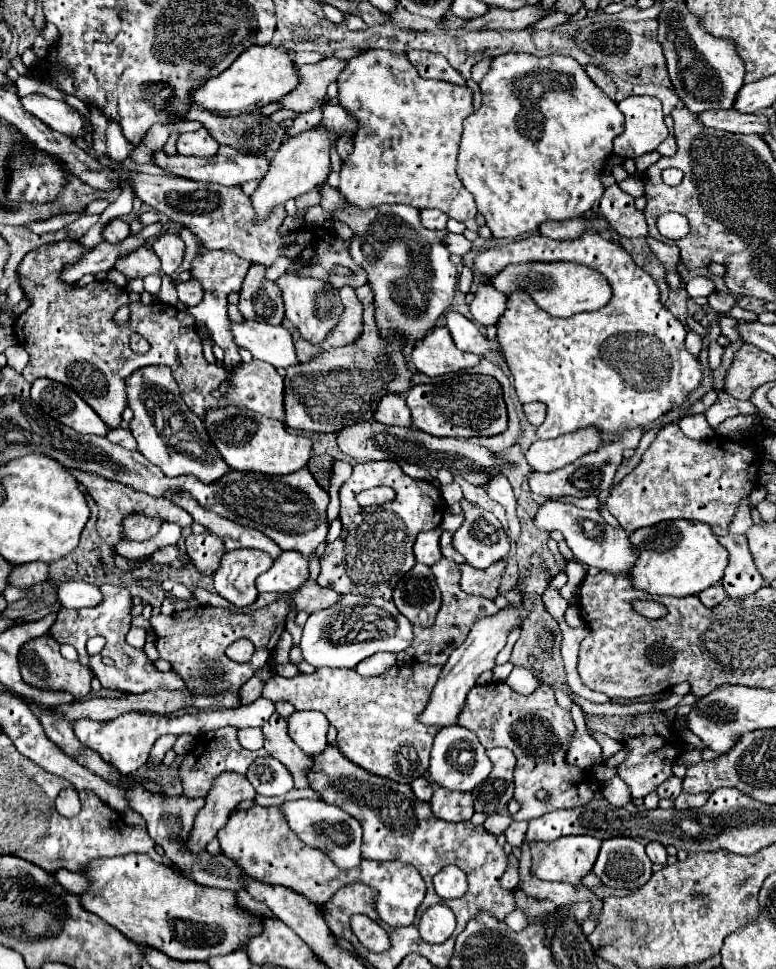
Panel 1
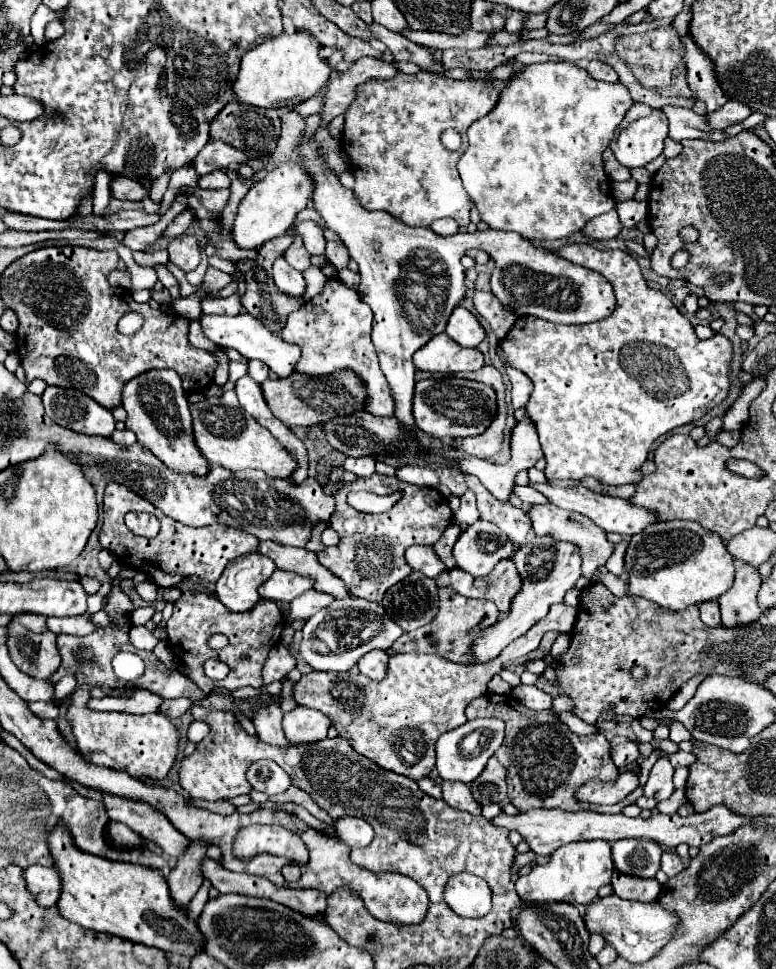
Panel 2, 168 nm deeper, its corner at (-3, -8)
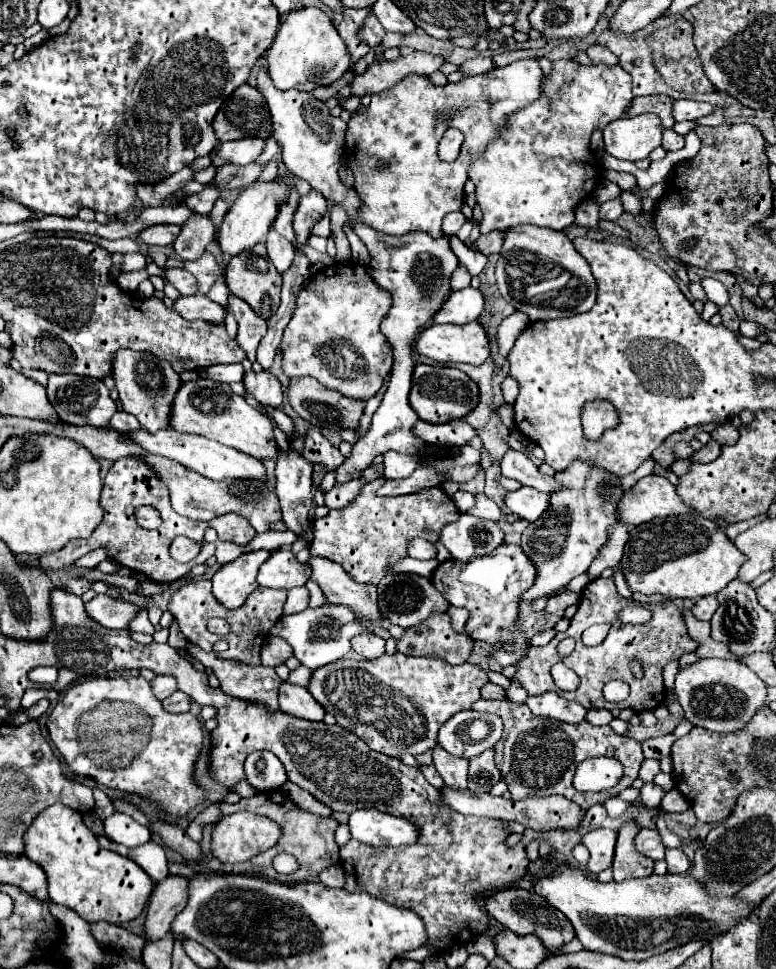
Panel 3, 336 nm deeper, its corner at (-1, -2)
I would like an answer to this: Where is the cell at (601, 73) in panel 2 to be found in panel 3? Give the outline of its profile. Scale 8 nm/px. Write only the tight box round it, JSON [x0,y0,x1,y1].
[586,44,618,66]

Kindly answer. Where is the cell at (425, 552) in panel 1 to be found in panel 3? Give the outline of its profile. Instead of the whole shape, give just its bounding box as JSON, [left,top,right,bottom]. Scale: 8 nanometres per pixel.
[408,538,436,560]

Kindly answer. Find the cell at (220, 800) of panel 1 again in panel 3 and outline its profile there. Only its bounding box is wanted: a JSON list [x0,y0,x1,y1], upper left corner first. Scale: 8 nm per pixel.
[144,876,188,942]

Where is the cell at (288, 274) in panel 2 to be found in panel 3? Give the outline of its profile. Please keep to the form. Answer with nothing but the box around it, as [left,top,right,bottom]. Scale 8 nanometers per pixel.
[266,226,294,274]

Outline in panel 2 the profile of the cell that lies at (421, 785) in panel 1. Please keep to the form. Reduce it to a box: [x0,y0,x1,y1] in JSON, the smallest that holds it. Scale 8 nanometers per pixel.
[418,778,442,798]

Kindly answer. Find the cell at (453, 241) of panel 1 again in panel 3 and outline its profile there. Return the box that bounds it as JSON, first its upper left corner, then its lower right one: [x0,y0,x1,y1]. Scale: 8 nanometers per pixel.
[476,230,504,256]

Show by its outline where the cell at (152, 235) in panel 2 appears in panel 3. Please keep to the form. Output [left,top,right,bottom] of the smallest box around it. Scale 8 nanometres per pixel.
[140,224,180,246]

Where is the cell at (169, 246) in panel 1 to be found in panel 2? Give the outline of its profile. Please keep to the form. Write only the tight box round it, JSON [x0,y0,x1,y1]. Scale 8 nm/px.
[168,236,200,272]

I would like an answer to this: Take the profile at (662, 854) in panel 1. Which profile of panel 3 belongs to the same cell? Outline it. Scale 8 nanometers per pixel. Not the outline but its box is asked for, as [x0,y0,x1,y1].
[666,850,692,874]

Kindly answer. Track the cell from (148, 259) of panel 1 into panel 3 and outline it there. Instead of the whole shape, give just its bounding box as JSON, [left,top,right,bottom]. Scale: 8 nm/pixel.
[166,268,198,296]

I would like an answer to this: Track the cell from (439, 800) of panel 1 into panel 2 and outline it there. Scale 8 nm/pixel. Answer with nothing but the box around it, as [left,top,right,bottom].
[442,782,482,816]

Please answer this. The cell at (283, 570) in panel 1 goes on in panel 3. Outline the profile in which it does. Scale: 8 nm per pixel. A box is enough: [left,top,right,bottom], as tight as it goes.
[258,548,312,590]

